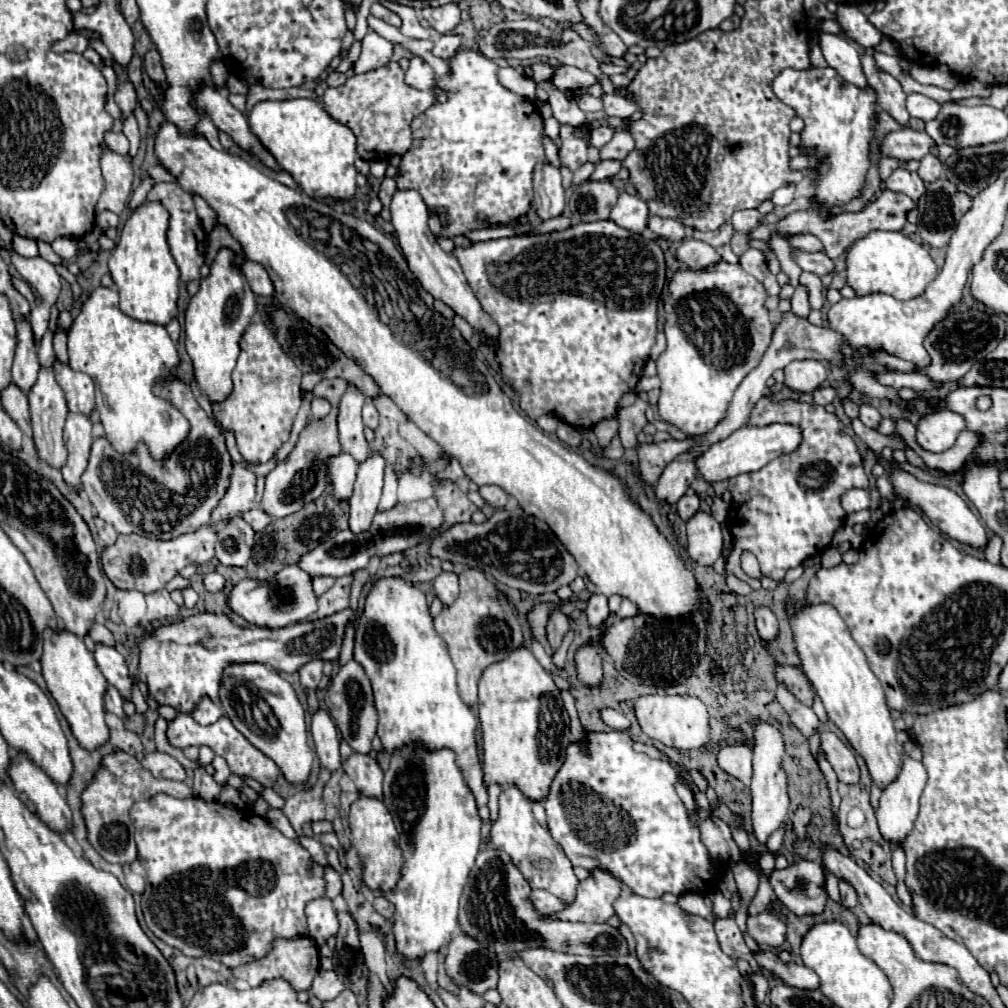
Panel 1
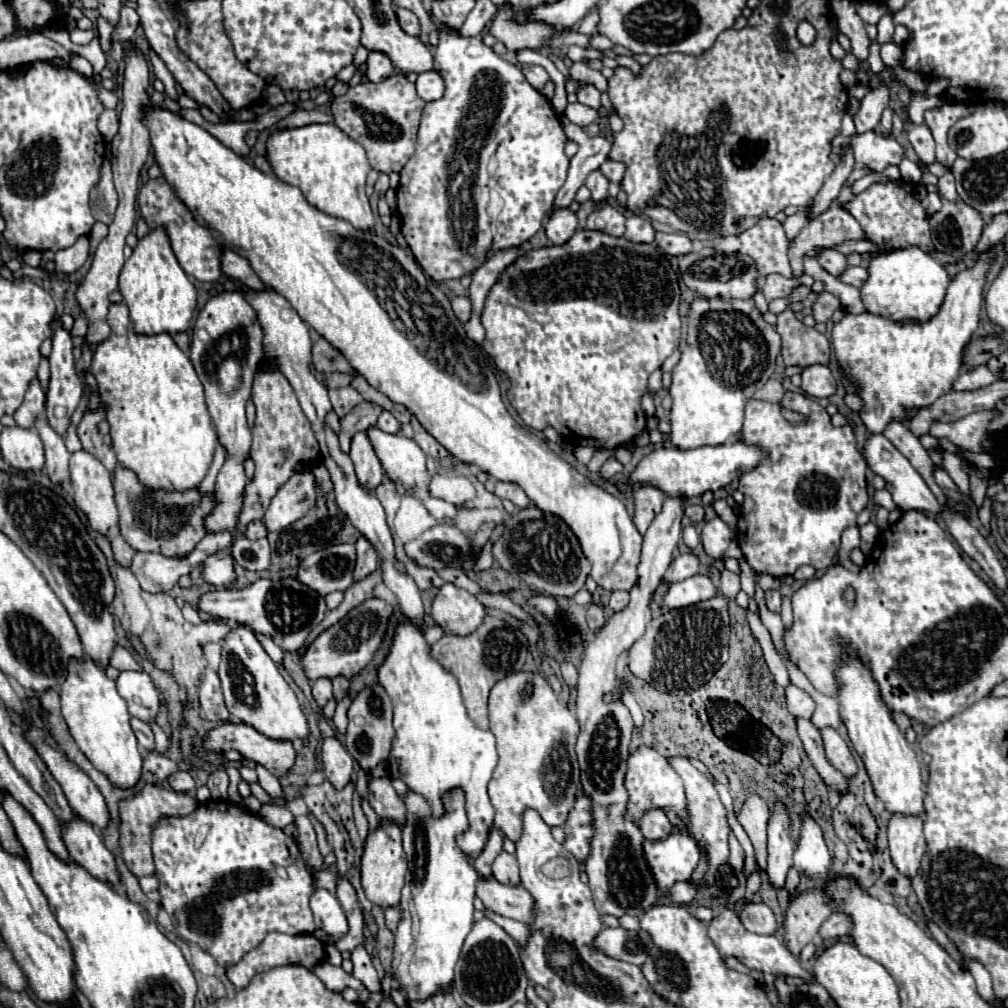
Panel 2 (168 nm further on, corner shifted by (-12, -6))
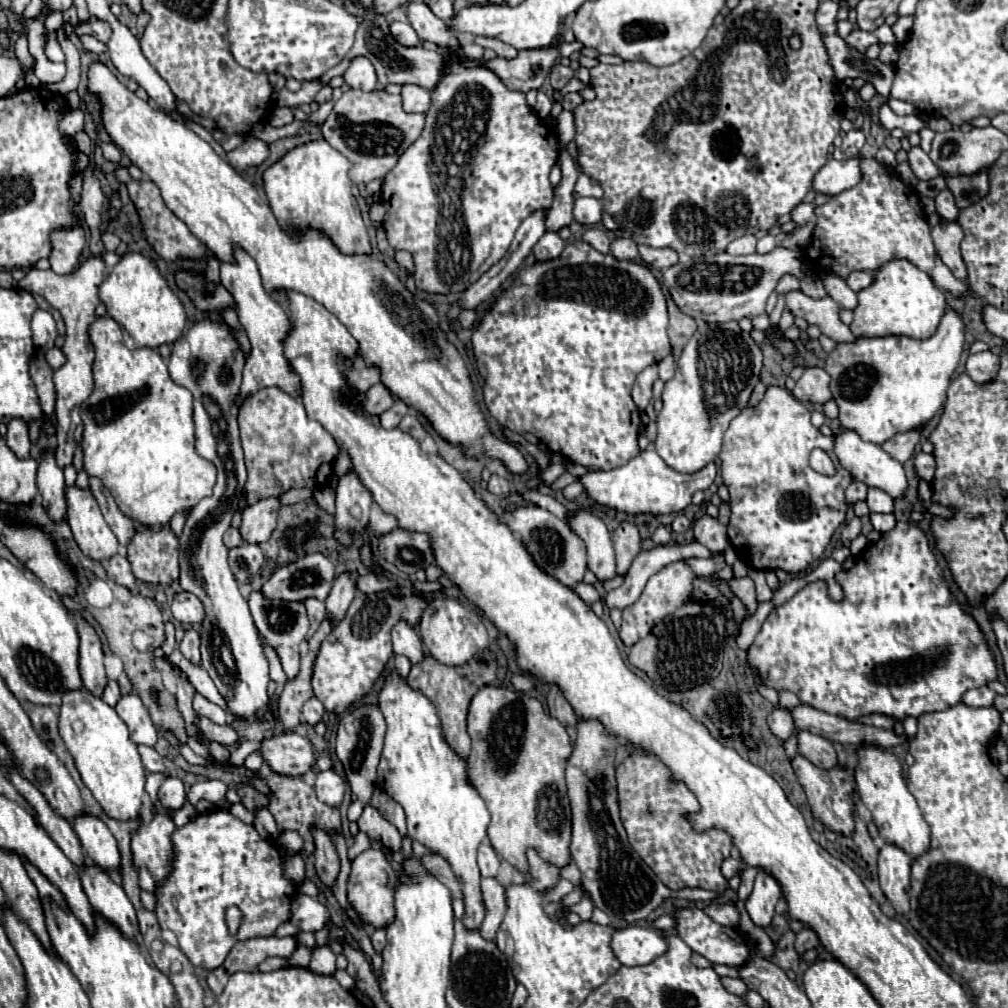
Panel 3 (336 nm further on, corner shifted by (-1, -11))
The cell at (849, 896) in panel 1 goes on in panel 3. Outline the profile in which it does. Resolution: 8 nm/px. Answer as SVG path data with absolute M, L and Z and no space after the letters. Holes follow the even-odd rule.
M803 928L799 934L797 934L797 940L795 940L795 952L799 954L799 958L803 956L803 952L811 950L811 948L819 948L819 938L813 930L809 928Z

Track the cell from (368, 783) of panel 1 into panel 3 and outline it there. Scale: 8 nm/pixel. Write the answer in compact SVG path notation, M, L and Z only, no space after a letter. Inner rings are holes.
M365 806L361 818L357 820L359 830L369 836L371 842L381 842L391 852L401 850L401 836L393 824L389 824L373 806Z

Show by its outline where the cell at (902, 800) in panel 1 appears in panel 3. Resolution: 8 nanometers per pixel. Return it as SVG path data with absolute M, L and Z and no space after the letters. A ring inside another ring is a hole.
M887 844L879 852L878 880L881 882L881 890L899 914L909 912L909 872L911 872L911 858L893 844Z

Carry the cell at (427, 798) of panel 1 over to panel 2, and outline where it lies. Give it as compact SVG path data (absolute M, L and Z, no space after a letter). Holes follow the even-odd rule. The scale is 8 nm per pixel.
M412 789L406 791L404 805L406 805L406 823L402 825L402 841L404 841L404 851L408 855L408 873L400 899L402 919L396 929L392 969L400 989L408 995L408 999L426 999L434 995L438 989L448 987L454 979L454 967L462 943L474 925L474 899L476 899L476 885L480 873L474 867L474 859L468 853L464 853L456 843L456 835L462 835L464 831L470 829L470 821L466 815L466 797L462 789L452 789L444 793L442 797L444 815L438 819L432 815L430 803L422 795L414 793Z

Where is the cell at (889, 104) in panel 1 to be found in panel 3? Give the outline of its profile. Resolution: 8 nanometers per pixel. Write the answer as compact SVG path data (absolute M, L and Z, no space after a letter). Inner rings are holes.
M919 146L911 148L911 152L909 152L909 164L911 164L911 170L915 172L915 176L919 180L933 180L933 178L941 176L939 168L931 162L931 158Z

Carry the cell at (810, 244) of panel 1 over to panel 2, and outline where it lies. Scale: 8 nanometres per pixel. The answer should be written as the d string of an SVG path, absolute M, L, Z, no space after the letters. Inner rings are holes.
M820 249L816 259L834 277L838 277L846 269L846 257L842 253L838 253L836 249Z

